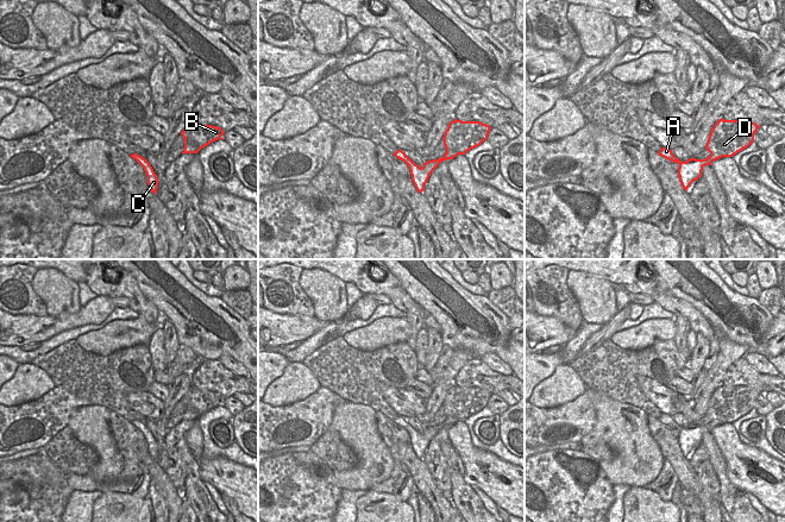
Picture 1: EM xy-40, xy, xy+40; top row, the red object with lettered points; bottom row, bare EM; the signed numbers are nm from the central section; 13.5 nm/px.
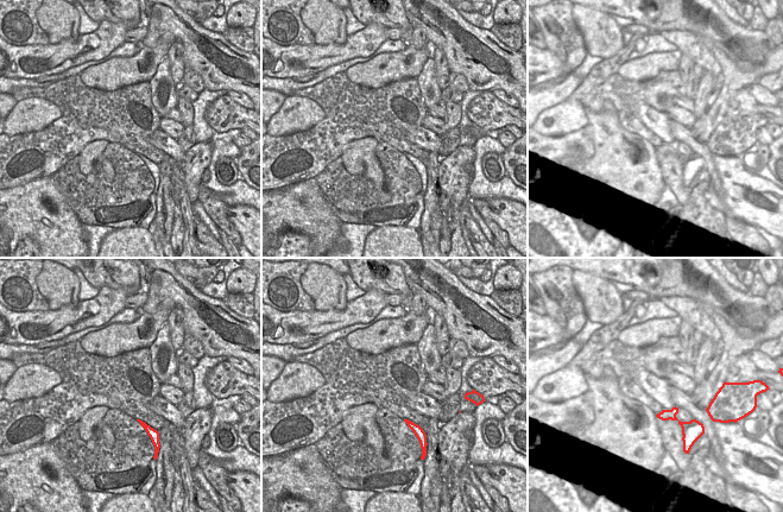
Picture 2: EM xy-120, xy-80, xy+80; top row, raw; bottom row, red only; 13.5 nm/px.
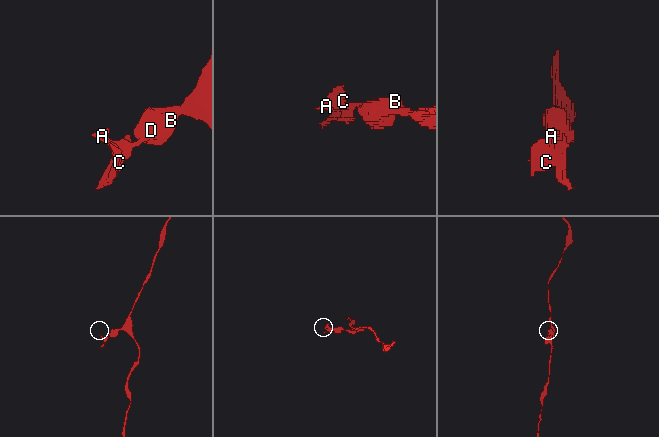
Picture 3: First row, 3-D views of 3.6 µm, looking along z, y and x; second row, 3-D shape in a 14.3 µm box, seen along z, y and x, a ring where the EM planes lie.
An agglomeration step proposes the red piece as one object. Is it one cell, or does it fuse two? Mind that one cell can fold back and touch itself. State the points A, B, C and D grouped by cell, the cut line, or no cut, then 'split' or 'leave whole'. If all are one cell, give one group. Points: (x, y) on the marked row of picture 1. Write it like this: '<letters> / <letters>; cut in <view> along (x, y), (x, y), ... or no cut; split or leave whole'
A C / B D; cut in xy+40 along (705, 158), (710, 164); split

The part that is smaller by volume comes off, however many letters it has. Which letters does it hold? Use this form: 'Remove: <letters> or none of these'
Remove: A, C

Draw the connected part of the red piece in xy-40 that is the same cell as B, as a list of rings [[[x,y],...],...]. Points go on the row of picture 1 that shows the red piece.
[[[193,119],[188,126],[181,132],[184,138],[183,153],[197,153],[202,147],[211,143],[222,139],[224,131],[218,126],[202,125]]]

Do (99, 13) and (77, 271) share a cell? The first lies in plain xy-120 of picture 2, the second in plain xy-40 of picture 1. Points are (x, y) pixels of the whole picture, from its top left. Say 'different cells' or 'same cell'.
different cells

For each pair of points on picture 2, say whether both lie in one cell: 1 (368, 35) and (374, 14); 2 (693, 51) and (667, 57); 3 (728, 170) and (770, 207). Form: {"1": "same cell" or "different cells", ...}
{"1": "different cells", "2": "different cells", "3": "same cell"}

